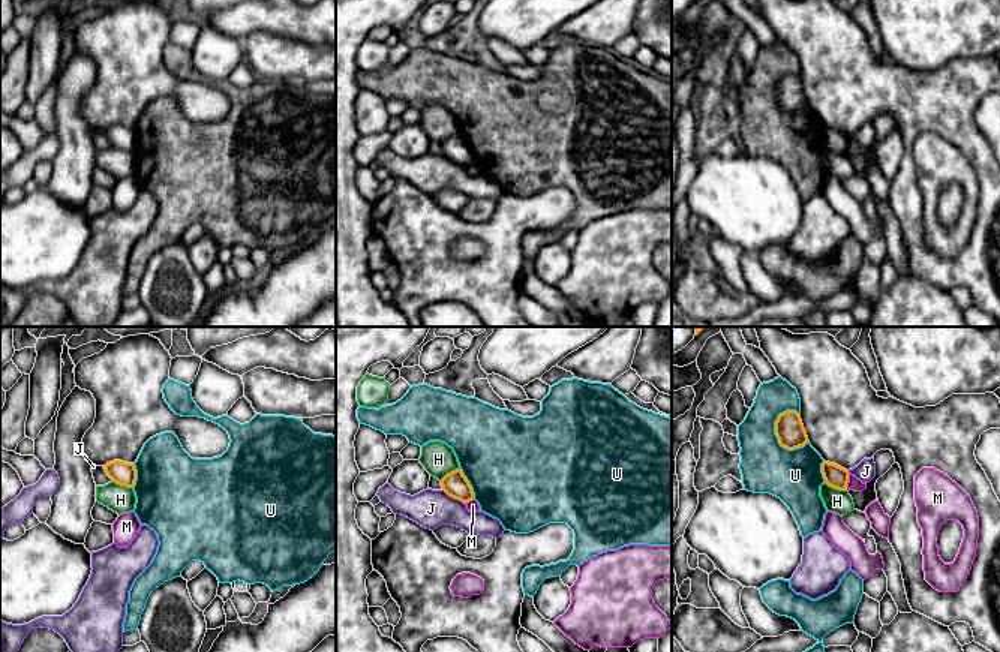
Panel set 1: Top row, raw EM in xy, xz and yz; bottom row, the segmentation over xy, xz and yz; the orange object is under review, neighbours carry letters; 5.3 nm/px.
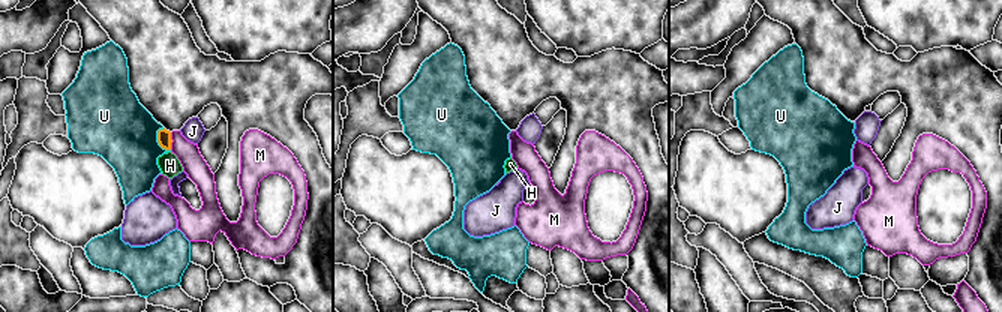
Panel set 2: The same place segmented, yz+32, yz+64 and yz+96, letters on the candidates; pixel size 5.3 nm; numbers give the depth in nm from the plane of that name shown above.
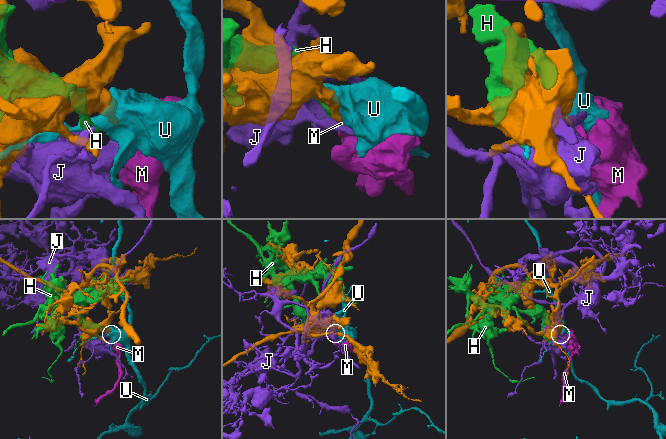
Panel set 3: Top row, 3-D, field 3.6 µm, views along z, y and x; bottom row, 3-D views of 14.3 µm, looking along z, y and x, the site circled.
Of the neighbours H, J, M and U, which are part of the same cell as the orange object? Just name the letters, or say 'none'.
none

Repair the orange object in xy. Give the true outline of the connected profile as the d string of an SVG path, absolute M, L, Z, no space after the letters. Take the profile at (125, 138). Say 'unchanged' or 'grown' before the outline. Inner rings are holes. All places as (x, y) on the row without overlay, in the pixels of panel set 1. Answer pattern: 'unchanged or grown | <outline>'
unchanged | M121 124L109 126L103 130L106 139L117 148L133 151L136 145L136 133L133 127Z

